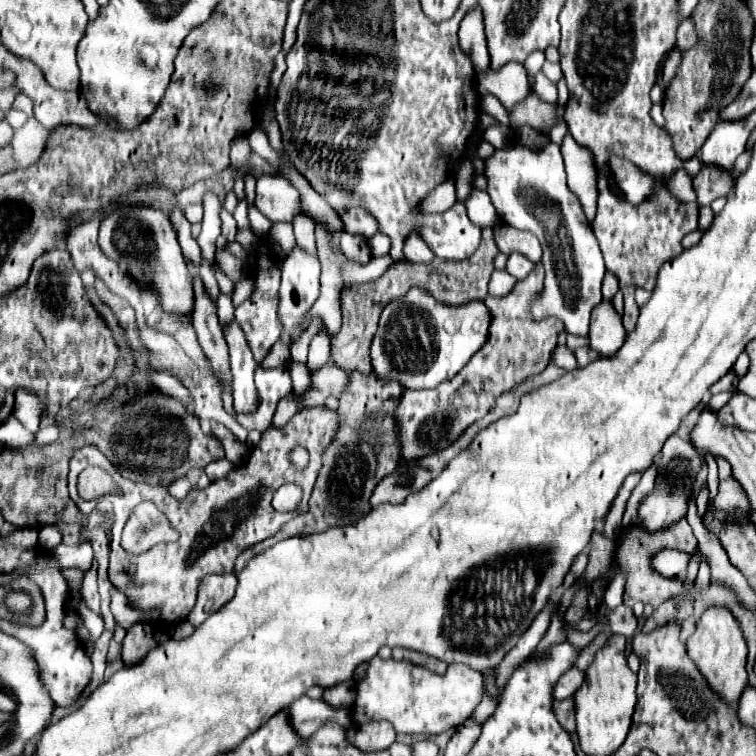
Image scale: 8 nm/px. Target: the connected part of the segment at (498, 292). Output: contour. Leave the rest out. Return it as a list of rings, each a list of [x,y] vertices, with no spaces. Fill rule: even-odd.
[[[495,271],[489,281],[489,295],[495,295],[495,297],[507,295],[515,287],[515,283],[517,279],[511,277],[507,271]]]

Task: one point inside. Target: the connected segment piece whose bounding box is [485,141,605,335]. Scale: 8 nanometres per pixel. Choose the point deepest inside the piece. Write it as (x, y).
(527, 186)

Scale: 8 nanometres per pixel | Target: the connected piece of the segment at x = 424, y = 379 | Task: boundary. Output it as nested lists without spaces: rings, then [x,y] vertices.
[[[419,287],[409,289],[405,297],[391,301],[379,321],[371,343],[371,367],[383,381],[397,381],[405,391],[433,389],[441,381],[453,379],[463,365],[485,345],[489,313],[481,301],[465,305],[445,305]]]

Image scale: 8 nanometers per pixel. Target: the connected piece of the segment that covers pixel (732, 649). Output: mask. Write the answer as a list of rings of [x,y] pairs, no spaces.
[[[709,607],[701,619],[697,621],[695,633],[687,639],[687,653],[701,669],[703,677],[713,685],[713,689],[729,701],[729,705],[737,705],[745,685],[747,685],[747,643],[741,631],[739,621],[725,607]]]

